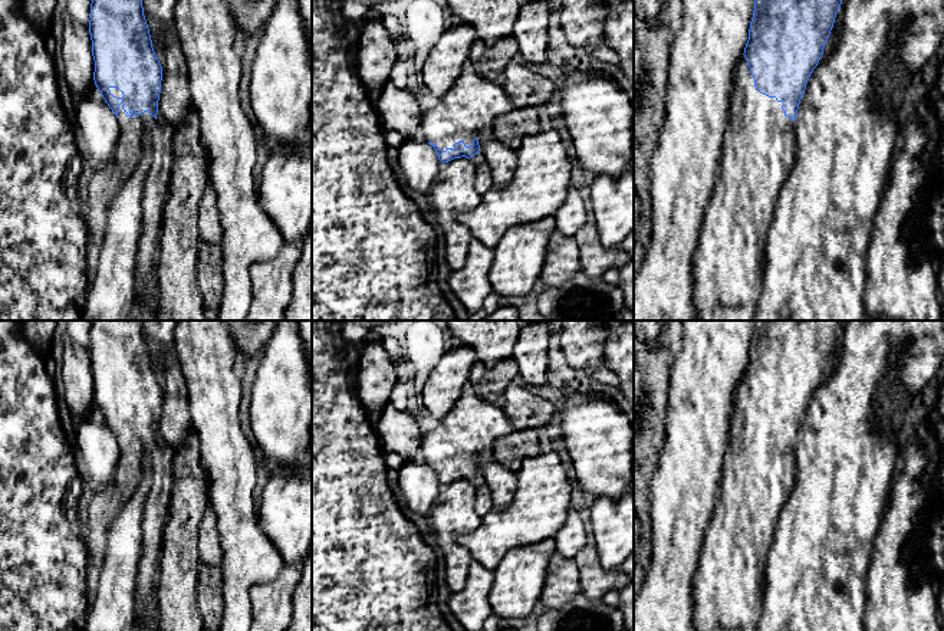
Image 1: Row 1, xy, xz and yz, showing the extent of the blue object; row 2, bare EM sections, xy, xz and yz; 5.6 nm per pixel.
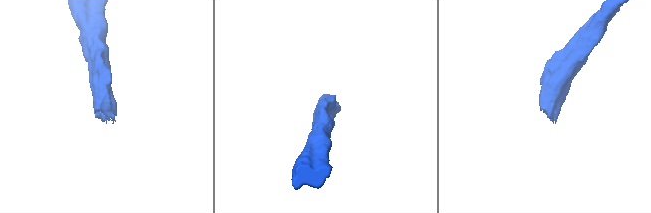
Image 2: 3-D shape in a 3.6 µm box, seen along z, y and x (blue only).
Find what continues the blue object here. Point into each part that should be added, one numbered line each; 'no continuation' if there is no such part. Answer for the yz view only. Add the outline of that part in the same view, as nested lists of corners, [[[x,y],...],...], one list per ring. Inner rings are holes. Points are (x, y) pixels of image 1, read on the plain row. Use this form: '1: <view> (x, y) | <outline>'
1: yz (757, 472) | [[[743,377],[734,394],[718,502],[705,530],[694,576],[695,631],[757,631],[776,519],[795,483],[795,443],[785,437],[782,427],[757,413]]]

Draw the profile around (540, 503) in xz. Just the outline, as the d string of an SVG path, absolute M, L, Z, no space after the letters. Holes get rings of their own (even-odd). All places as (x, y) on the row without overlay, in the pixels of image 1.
M539 453L535 457L523 459L516 471L513 500L504 509L493 507L481 516L480 528L463 538L461 543L477 563L494 571L510 549L553 539L570 510L572 487L573 483L568 479L557 453Z

